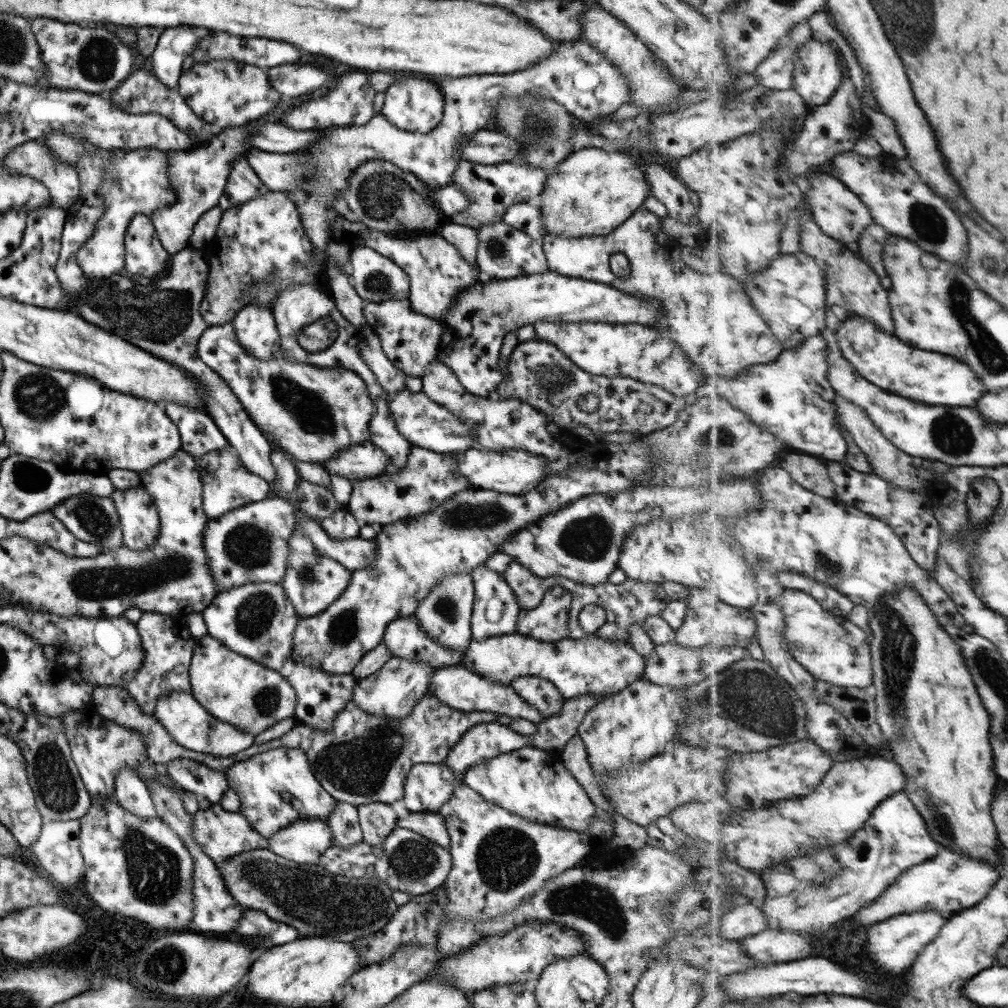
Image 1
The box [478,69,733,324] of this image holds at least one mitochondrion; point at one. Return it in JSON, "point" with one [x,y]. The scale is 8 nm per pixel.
{"point":[538,132]}

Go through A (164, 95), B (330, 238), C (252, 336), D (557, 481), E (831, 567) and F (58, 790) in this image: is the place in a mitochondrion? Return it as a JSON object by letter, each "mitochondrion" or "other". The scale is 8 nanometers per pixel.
{"A":"other","B":"other","C":"other","D":"other","E":"mitochondrion","F":"mitochondrion"}

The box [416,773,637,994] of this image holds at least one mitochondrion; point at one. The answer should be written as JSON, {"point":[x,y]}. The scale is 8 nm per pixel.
{"point":[506,858]}

